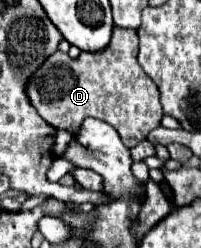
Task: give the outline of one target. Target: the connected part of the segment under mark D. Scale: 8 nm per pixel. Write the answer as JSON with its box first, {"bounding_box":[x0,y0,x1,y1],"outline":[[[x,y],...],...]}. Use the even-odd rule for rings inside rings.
{"bounding_box":[25,27,163,149],"outline":[[[115,27],[109,47],[101,53],[81,53],[77,59],[71,59],[67,53],[55,51],[53,55],[49,55],[45,59],[45,63],[27,81],[25,93],[29,97],[29,103],[47,121],[47,125],[51,125],[53,129],[65,129],[71,135],[75,135],[81,129],[81,123],[87,117],[101,119],[101,121],[109,123],[119,133],[121,141],[131,149],[139,141],[143,141],[149,131],[159,127],[161,117],[163,117],[163,107],[159,103],[157,85],[153,83],[153,79],[137,63],[137,49],[139,49],[137,31],[133,31],[133,29],[125,31],[125,29]]]}

